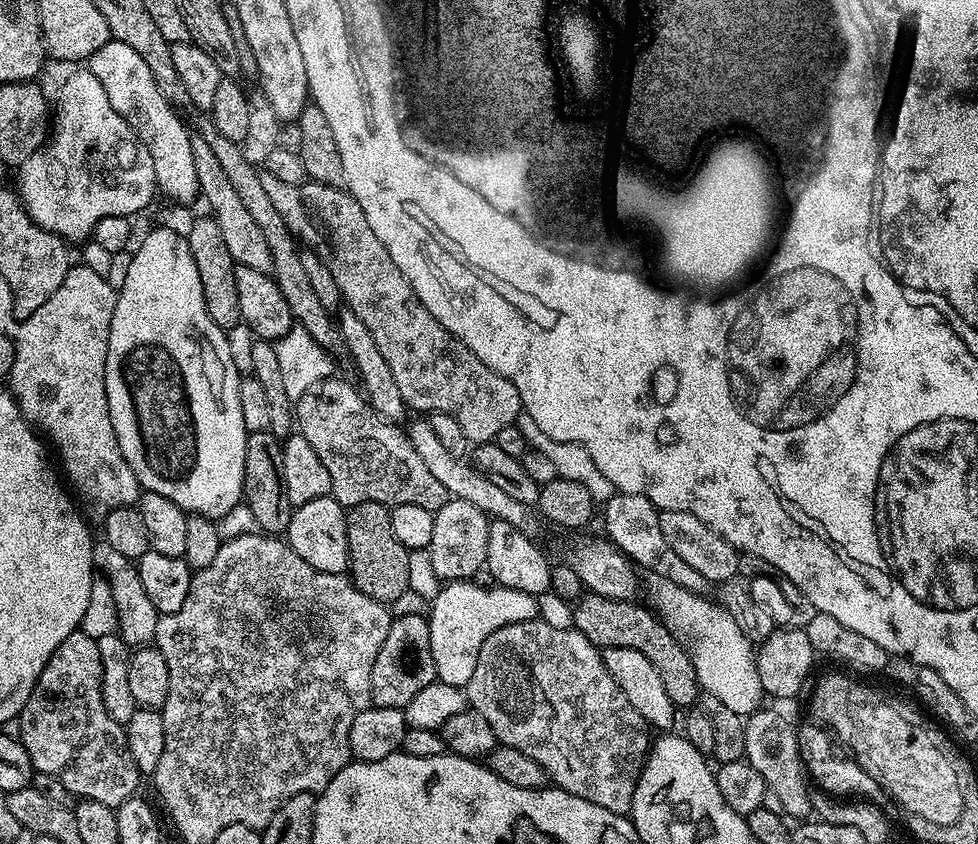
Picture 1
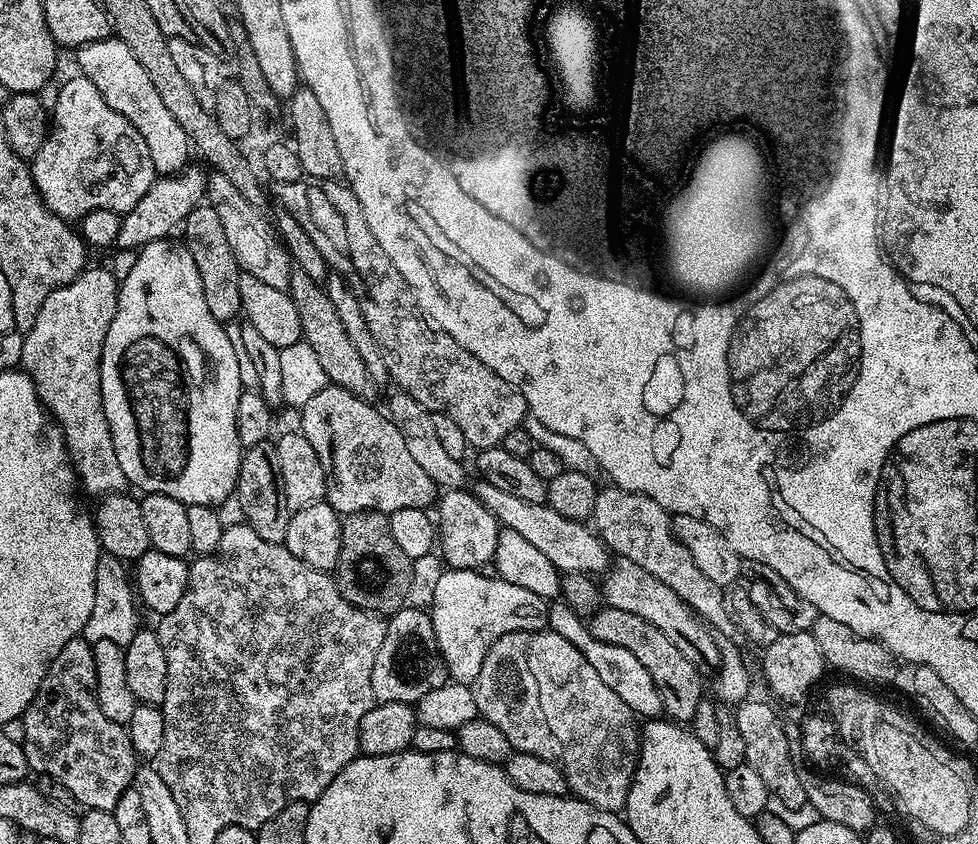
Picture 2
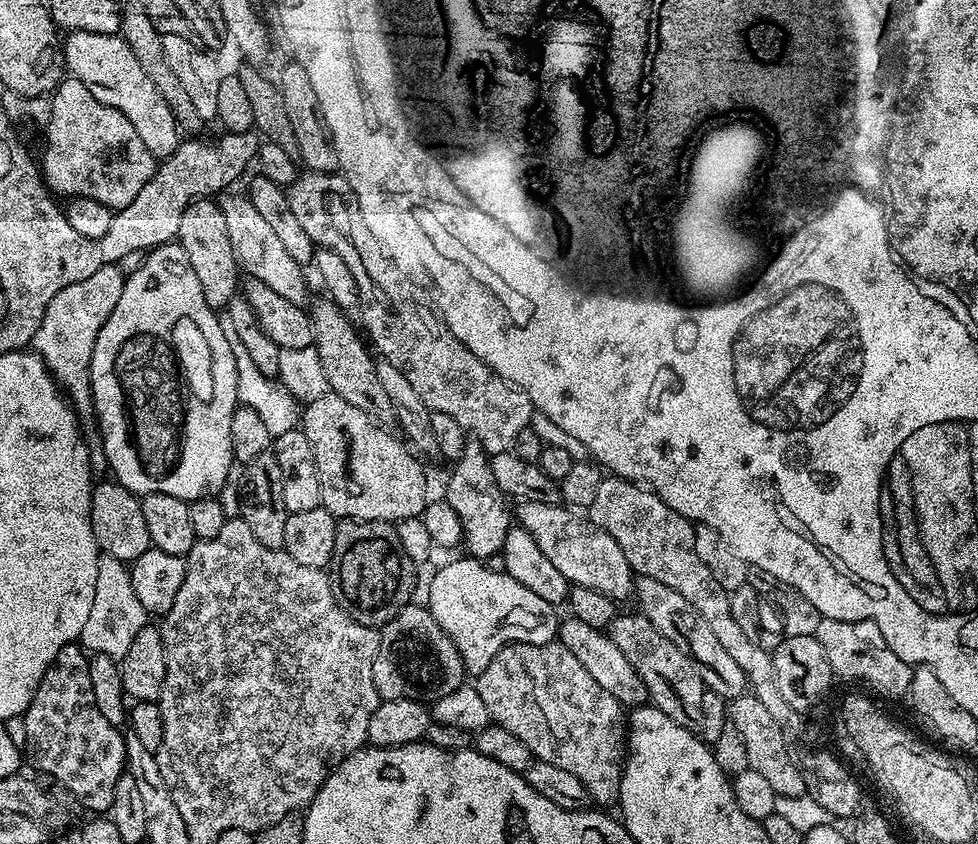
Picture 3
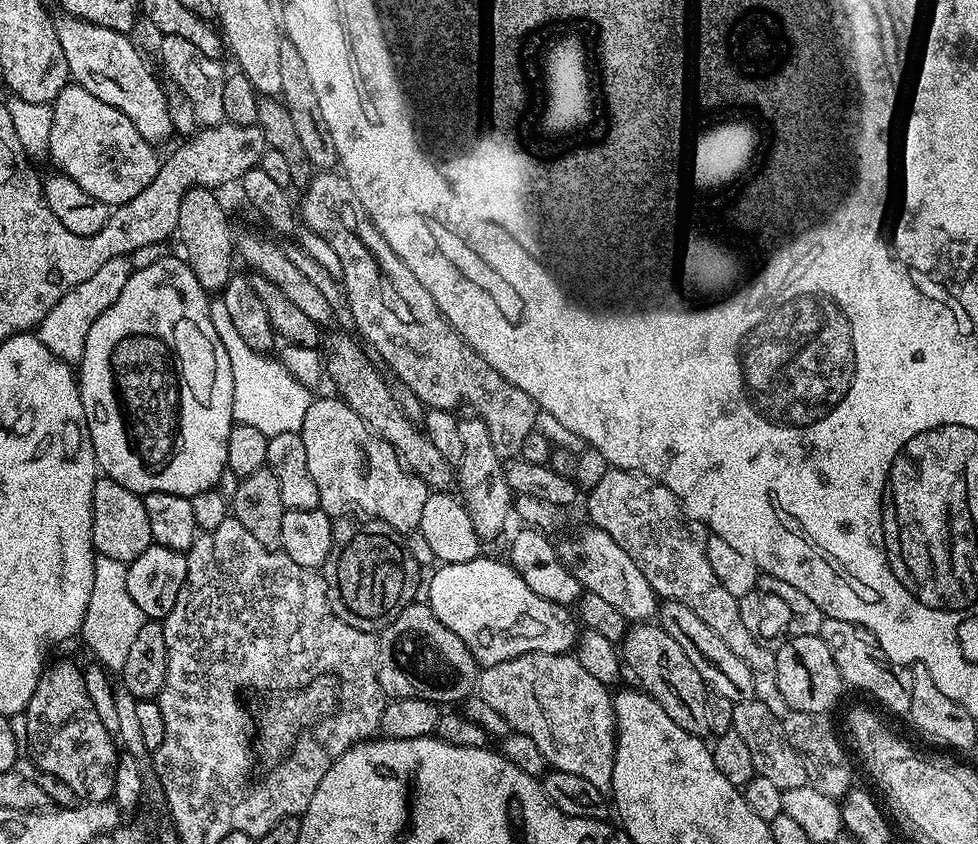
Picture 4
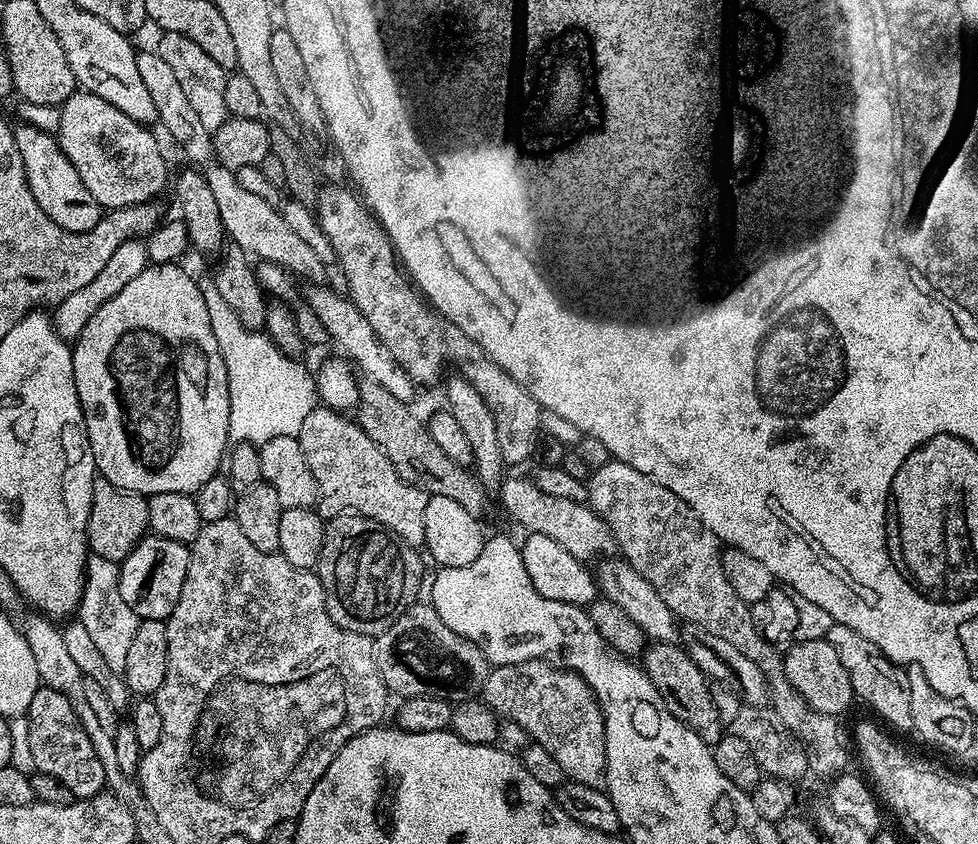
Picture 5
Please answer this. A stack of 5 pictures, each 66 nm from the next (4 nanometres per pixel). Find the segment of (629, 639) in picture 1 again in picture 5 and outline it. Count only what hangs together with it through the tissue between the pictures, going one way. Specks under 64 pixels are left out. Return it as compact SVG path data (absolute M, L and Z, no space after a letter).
M652 642L643 649L642 667L645 674L652 679L658 694L666 702L666 710L685 724L702 742L715 746L720 737L725 735L725 725L718 718L718 710L714 706L713 689L702 670L689 658L688 653L679 643L661 644Z

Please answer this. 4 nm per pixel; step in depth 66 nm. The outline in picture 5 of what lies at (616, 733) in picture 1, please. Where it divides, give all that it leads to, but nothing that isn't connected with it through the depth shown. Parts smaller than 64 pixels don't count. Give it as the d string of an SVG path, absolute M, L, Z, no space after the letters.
M527 660L526 662L518 662L517 664L498 664L489 671L482 699L485 704L489 704L496 712L497 716L509 720L510 722L518 722L518 726L522 726L522 730L526 730L529 741L543 746L558 763L562 766L565 777L569 780L577 780L586 786L594 786L595 788L604 788L606 785L606 730L604 729L604 715L600 713L600 707L596 701L596 696L590 690L590 686L577 672L570 672L567 668L556 668L553 664L547 664L545 660Z

